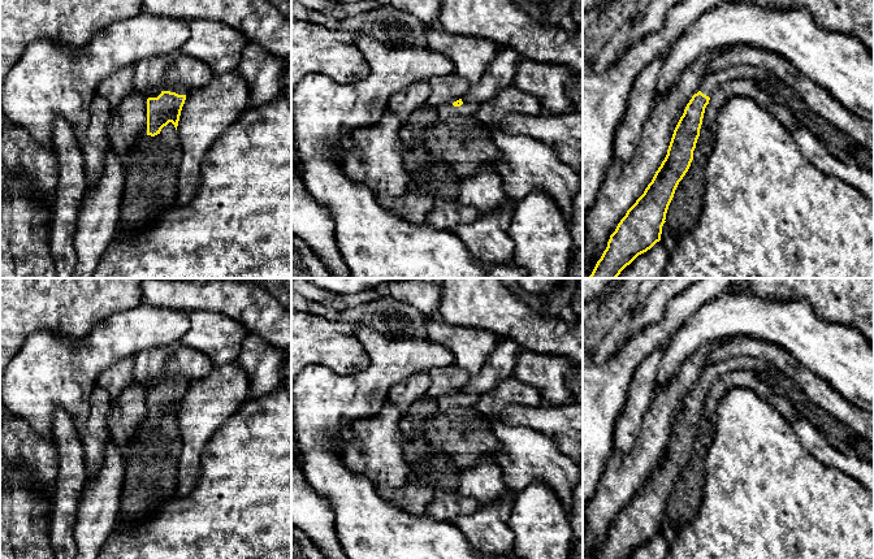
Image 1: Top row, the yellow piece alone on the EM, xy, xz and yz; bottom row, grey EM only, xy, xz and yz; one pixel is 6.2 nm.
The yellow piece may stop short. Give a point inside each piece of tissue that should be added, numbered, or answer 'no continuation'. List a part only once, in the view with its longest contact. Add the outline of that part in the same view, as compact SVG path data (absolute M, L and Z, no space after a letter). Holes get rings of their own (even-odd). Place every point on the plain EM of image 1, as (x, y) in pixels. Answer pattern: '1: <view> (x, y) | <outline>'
1: xy (167, 377) | M166 370L161 378L155 378L151 382L150 389L157 389L163 382L176 384L178 386L186 386L186 380L183 377L172 377Z

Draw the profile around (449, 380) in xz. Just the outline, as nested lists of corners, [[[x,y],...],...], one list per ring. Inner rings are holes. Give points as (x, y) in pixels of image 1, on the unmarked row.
[[[455,364],[446,368],[434,368],[429,370],[429,376],[432,384],[427,394],[433,399],[462,390],[471,377],[470,373]]]

